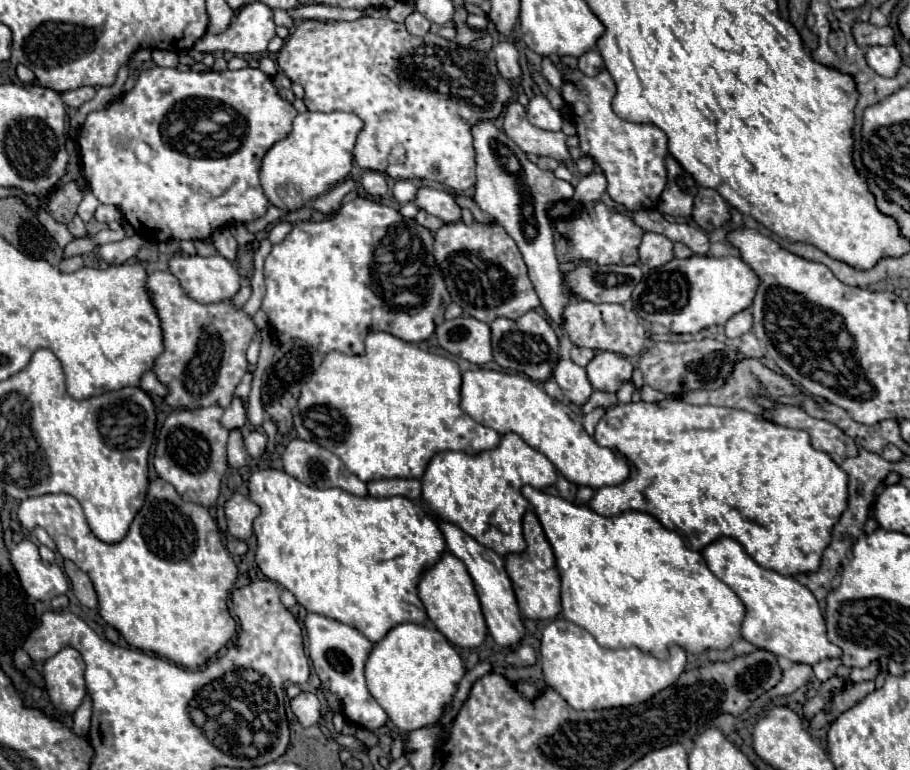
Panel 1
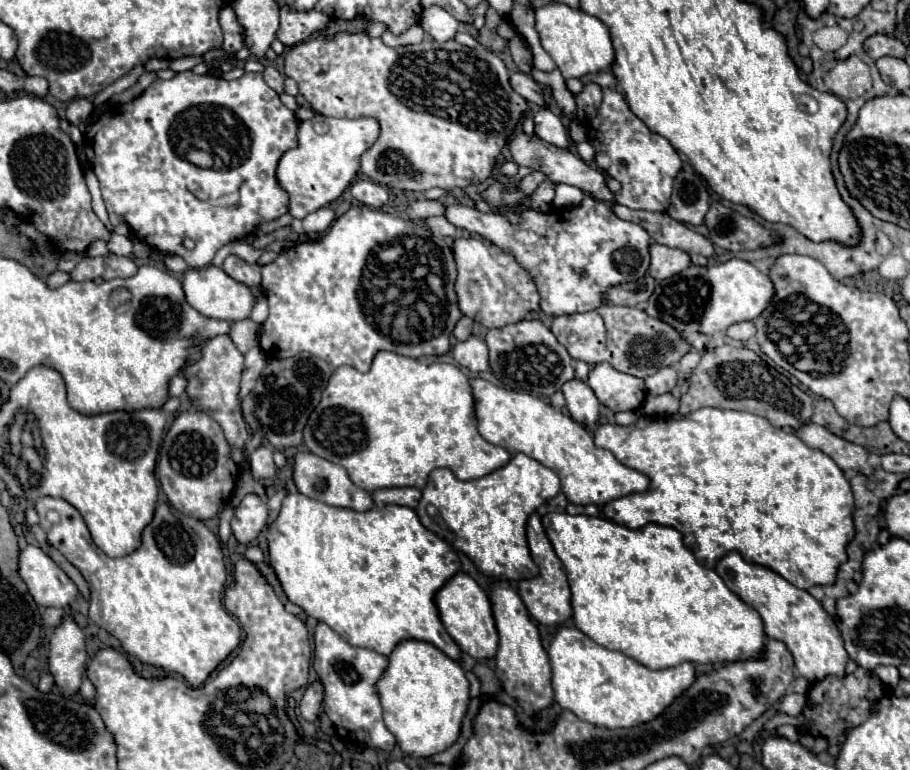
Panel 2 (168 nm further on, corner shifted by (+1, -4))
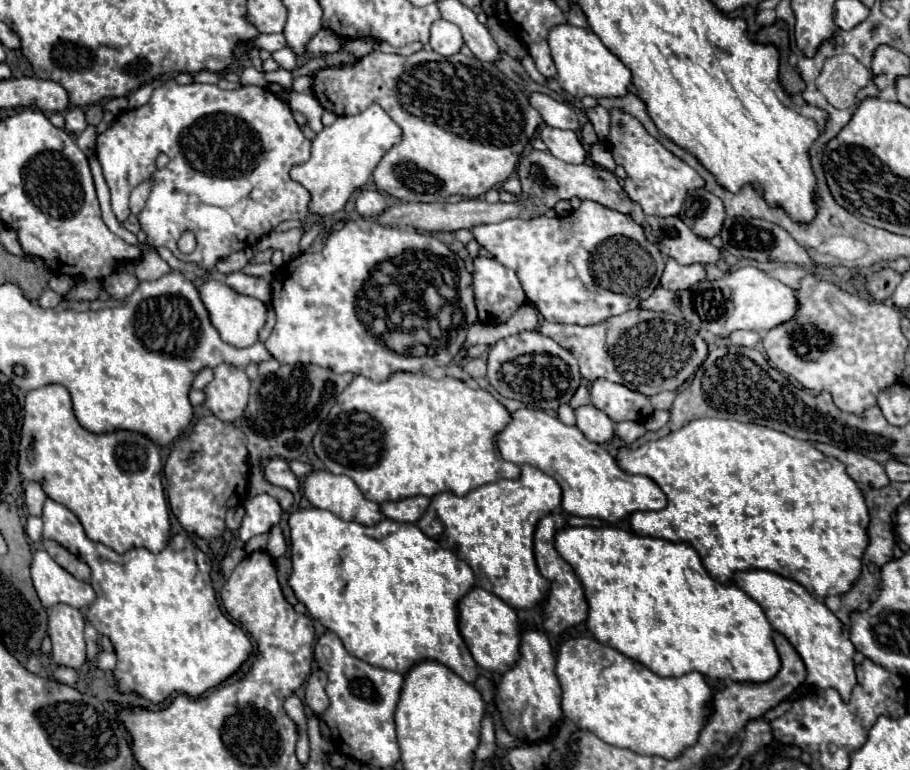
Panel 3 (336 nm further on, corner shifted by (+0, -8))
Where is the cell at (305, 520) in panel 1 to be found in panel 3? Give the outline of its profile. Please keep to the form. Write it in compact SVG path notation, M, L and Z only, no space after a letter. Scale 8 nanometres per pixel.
M299 508L289 516L289 530L289 554L293 564L289 586L297 600L305 604L311 618L335 632L349 654L367 664L401 674L419 660L435 660L449 666L465 682L475 682L477 664L457 628L457 602L475 584L469 564L457 558L451 550L443 550L433 538L425 536L417 524L395 522L389 518L383 518L373 526L363 526L357 522L345 522L327 510Z

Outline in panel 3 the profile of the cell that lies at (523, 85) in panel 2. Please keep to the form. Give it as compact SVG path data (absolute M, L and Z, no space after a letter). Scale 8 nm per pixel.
M527 92L529 104L541 114L541 118L545 120L545 124L553 126L553 128L563 128L563 130L577 130L579 128L579 120L577 114L563 102L557 102L545 94L539 92Z

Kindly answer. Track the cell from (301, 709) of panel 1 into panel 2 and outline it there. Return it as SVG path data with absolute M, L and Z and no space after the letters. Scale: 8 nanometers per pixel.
M318 680L318 682L314 682L314 684L310 684L310 686L306 688L306 692L304 692L302 700L300 700L300 714L302 714L306 720L314 722L314 720L318 718L322 700L324 700L324 686L322 686L322 682Z

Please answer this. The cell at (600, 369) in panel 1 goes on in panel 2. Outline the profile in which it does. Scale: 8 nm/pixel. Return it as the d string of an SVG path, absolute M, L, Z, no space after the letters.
M598 364L590 370L588 386L596 398L612 412L638 410L646 398L644 380L618 372L610 364Z

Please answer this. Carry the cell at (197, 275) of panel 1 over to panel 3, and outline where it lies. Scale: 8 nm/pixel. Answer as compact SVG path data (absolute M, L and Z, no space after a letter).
M207 278L199 286L199 296L201 296L201 302L205 304L205 308L209 312L211 324L215 326L215 330L219 332L219 336L225 342L229 342L237 348L245 348L245 346L251 346L259 340L259 330L263 328L263 324L267 320L267 310L265 310L265 304L261 300L245 296L245 294L237 294L225 282L219 282L213 278Z

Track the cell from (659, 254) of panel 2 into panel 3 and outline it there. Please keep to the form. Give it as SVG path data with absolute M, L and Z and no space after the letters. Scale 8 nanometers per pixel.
M667 258L665 270L661 276L661 286L671 292L677 292L681 288L689 288L689 284L695 284L697 280L703 280L703 278L705 278L705 270L701 264L681 266L673 258Z

